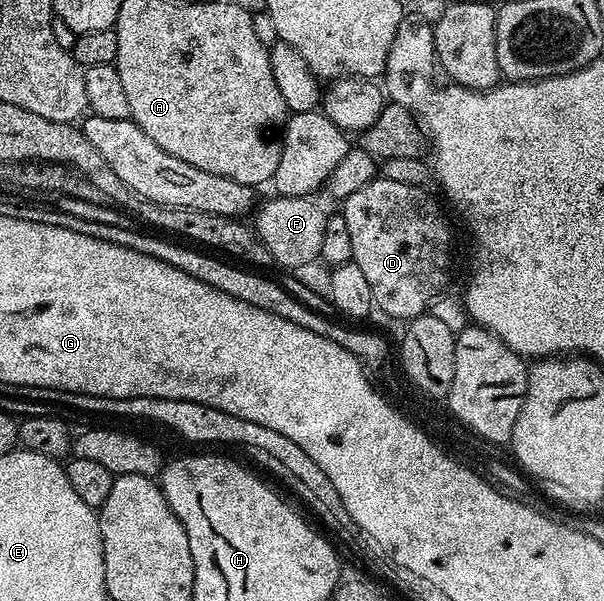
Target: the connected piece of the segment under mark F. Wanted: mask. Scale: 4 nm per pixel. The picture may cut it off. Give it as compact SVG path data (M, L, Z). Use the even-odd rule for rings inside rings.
M276 194L275 199L267 199L258 204L254 212L253 230L260 241L269 249L272 260L283 267L298 269L301 265L319 259L321 241L325 237L328 212L322 211L311 197L289 197Z

